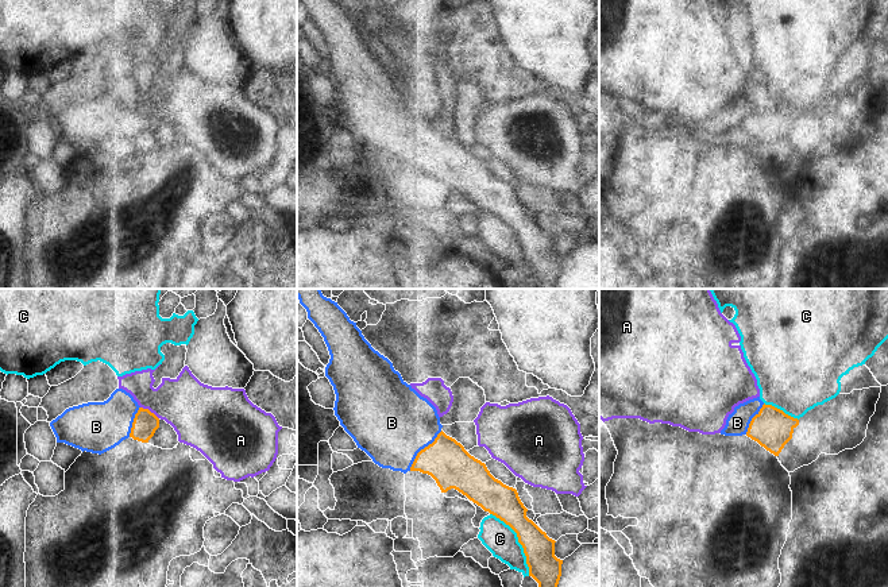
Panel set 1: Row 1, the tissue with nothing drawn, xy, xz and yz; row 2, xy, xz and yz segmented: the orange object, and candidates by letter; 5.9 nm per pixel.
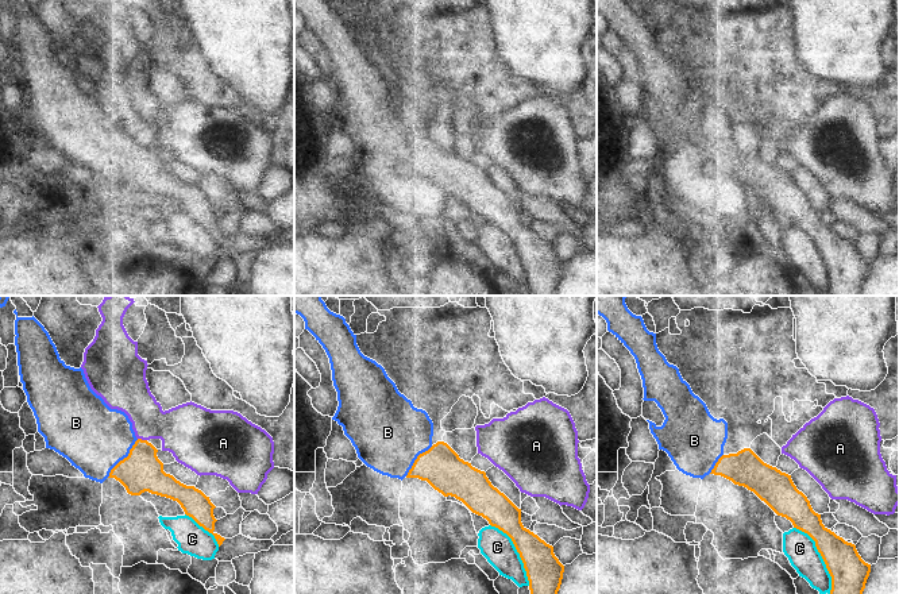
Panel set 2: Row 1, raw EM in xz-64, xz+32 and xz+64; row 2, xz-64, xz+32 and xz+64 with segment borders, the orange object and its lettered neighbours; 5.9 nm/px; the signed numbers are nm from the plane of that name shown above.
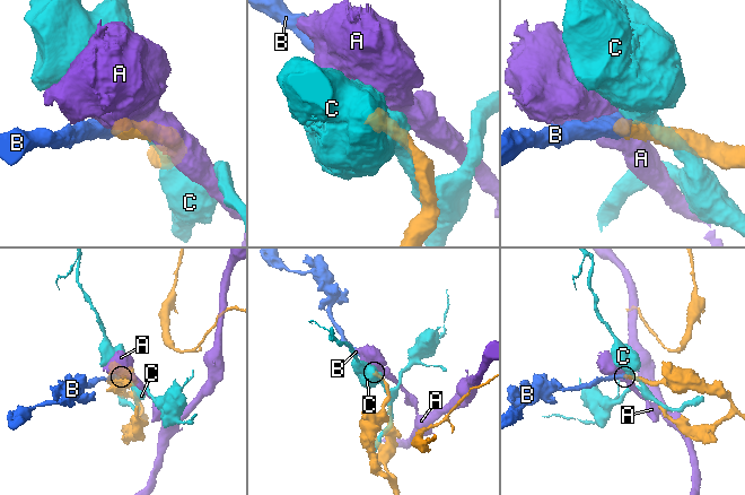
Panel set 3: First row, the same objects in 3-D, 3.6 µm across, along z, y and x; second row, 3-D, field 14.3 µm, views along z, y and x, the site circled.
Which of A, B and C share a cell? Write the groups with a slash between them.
A / B / C

